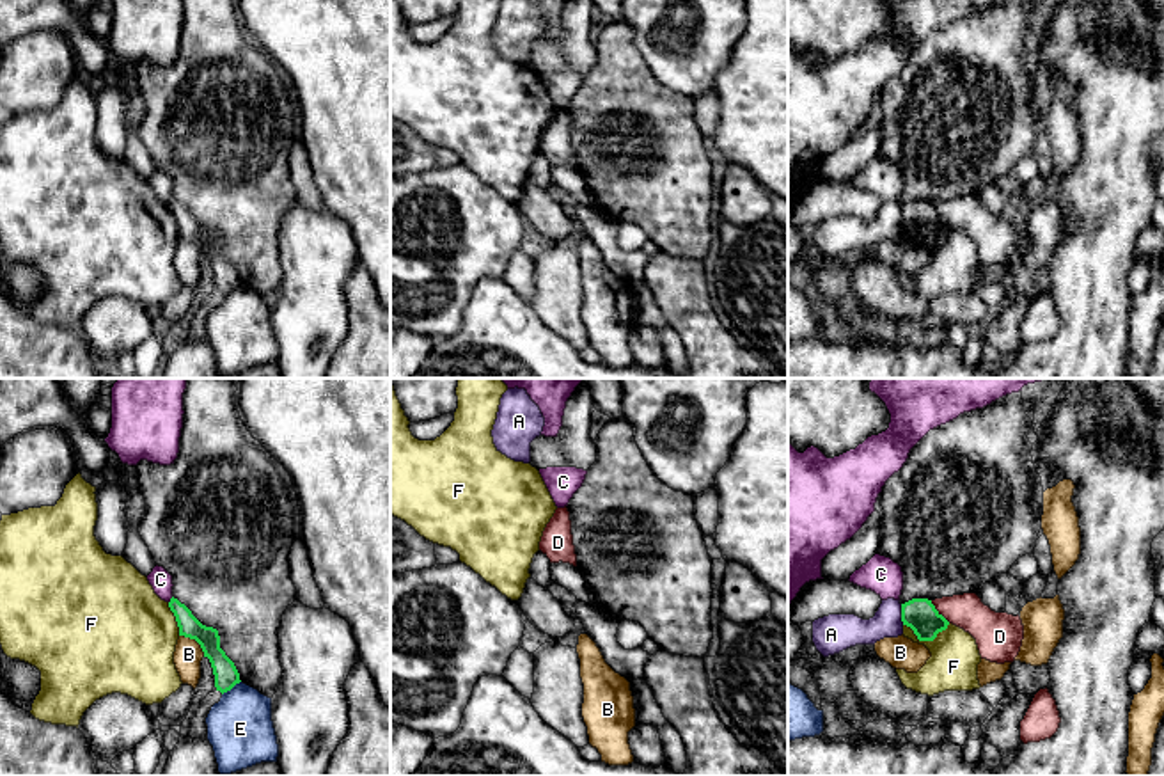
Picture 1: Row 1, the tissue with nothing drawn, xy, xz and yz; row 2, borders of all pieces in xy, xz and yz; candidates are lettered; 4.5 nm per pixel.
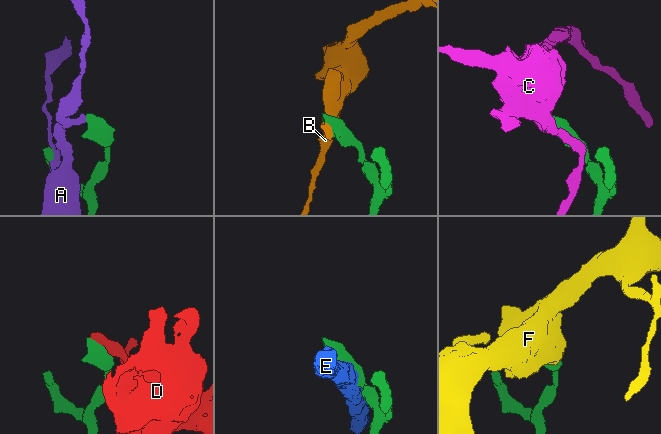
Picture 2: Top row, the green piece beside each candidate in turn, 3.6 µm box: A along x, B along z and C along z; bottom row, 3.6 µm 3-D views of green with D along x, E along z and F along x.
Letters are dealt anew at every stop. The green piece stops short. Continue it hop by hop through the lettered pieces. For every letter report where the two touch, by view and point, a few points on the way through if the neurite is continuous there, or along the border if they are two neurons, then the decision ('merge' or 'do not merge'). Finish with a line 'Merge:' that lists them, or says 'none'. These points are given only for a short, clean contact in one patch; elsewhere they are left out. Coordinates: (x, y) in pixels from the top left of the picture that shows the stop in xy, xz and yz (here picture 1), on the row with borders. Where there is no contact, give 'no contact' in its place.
A: meets green in yz at (902, 615); do not merge
B: meets green in xy at (196, 640); border along xy (180, 634), (194, 640), (204, 656); do not merge
C: meets green in xy at (171, 601); border along xy (173, 597), (169, 602); do not merge
D: meets green in yz at (937, 611); do not merge
E: meets green in xy at (231, 688); do not merge
F: meets green in yz at (925, 640); do not merge
Merge: none

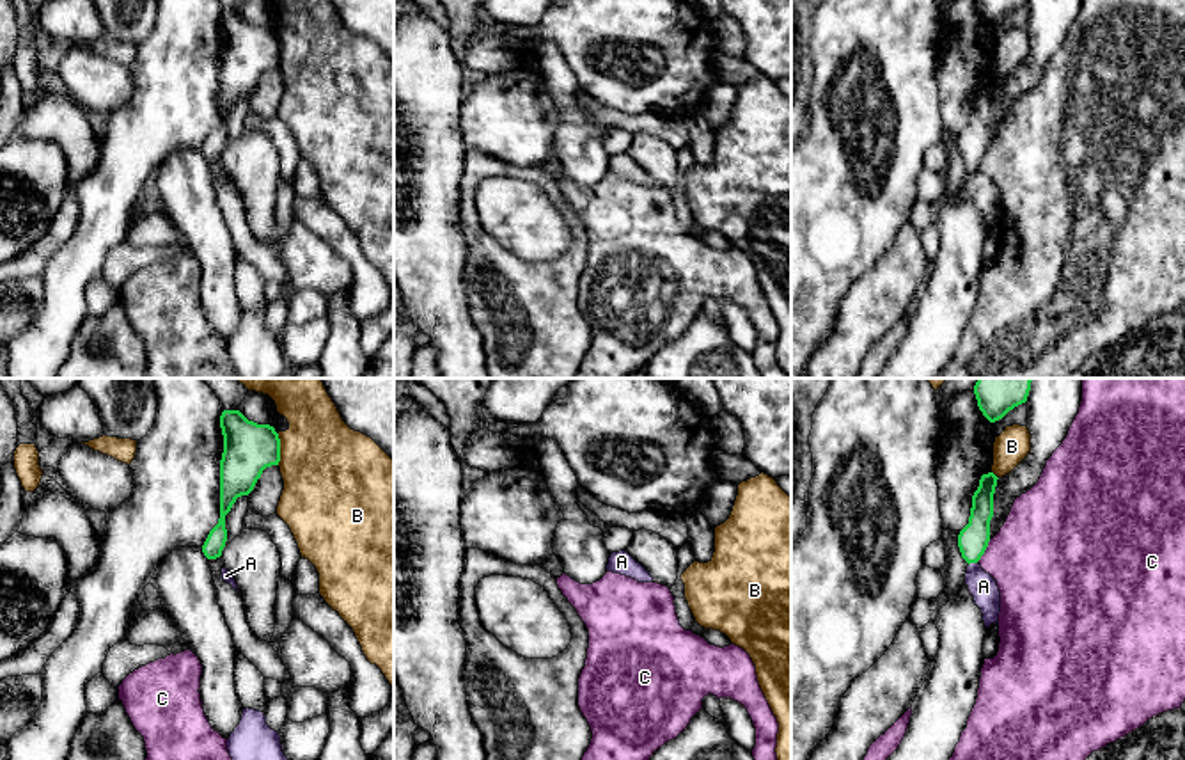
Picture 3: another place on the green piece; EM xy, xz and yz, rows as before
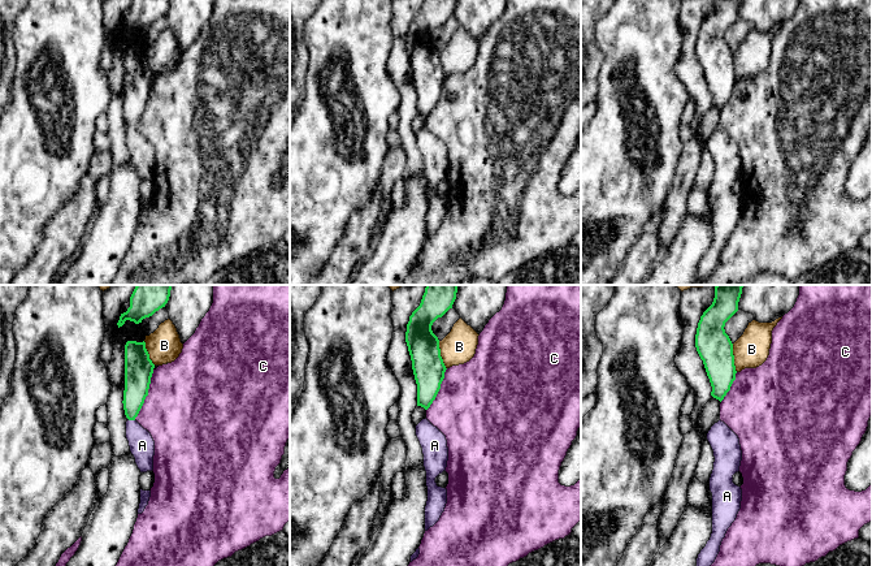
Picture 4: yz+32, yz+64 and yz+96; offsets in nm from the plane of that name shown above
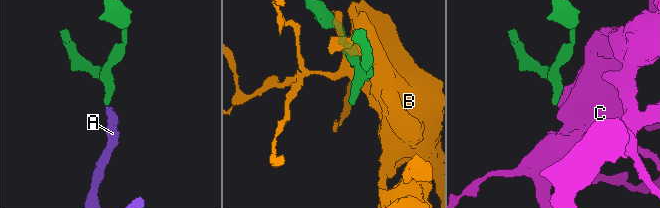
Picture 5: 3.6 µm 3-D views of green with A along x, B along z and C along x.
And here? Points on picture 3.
A: meets green in yz at (973, 562); runs through yz (973, 540), (973, 562), (976, 579), (983, 586); merge
B: meets green in xy at (279, 450); do not merge
C: meets green in yz at (985, 549); border along yz (990, 540), (976, 562); do not merge
Merge: A

